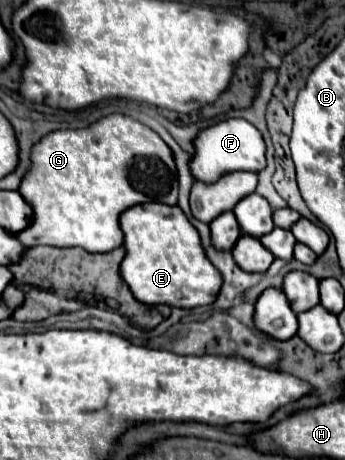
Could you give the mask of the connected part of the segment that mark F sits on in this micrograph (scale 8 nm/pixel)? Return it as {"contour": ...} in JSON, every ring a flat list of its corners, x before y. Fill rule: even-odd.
{"contour":[[228,118,214,126,202,128,194,138,194,156,190,160,192,178,204,184,212,184,226,172,260,172,266,166,266,146,262,134,244,118]]}

